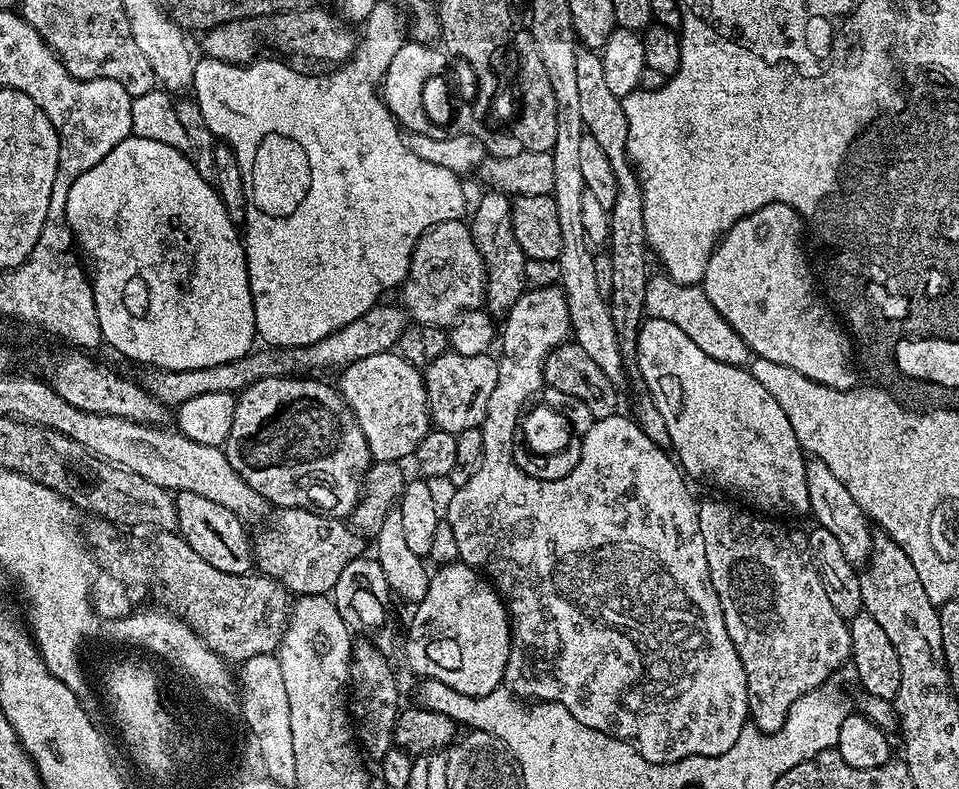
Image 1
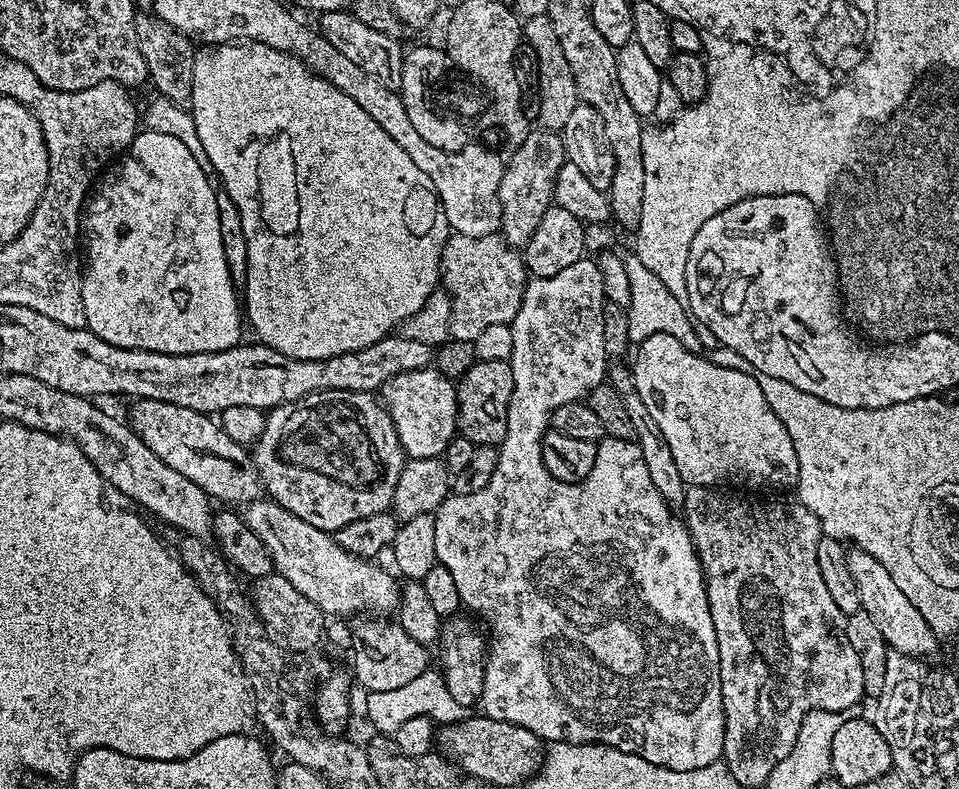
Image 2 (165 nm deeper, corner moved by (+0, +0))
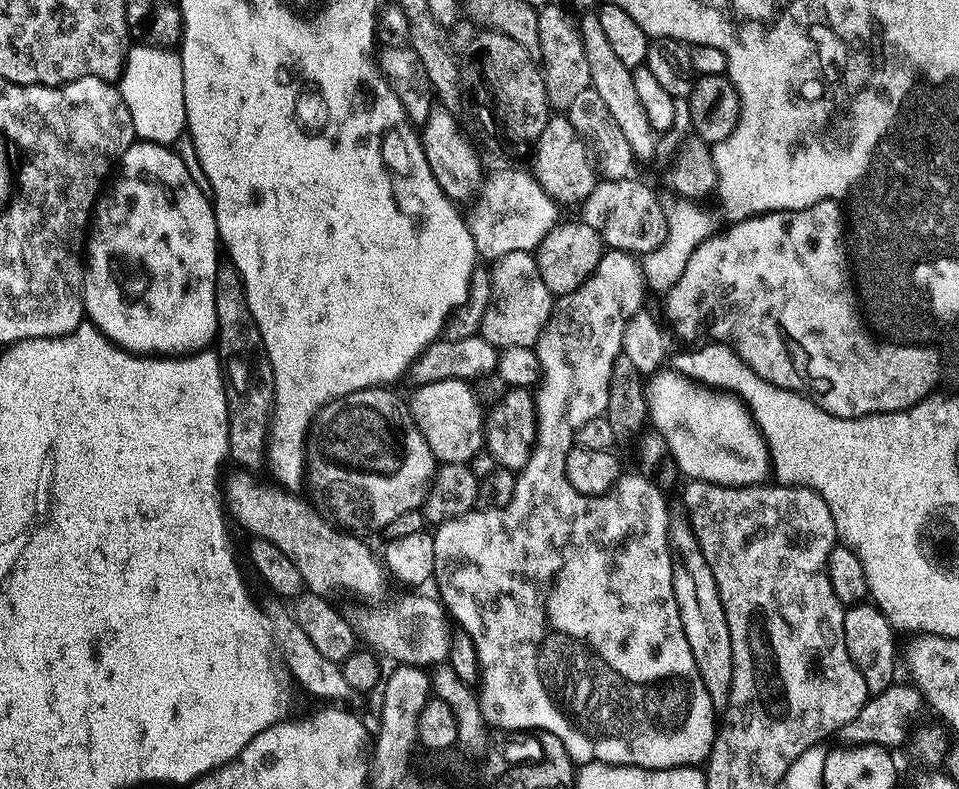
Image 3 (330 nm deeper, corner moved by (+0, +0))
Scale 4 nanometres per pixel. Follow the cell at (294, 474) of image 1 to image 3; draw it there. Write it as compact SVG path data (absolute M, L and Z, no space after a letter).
M387 387L363 388L361 392L351 392L342 398L332 400L326 406L322 406L319 412L313 416L308 427L306 439L304 441L303 459L306 461L306 480L308 476L308 492L311 503L321 516L327 518L337 529L348 534L365 534L364 532L379 533L394 518L401 517L406 511L419 509L424 502L424 495L428 493L428 486L432 483L433 475L438 467L438 461L433 456L430 446L426 446L426 438L418 430L418 426L412 421L411 414L408 413L408 405L403 399L399 400Z

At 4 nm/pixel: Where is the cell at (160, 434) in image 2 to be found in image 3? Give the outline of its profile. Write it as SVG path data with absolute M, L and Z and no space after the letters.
M236 470L236 473L229 478L228 481L223 481L222 484L222 500L226 505L226 512L229 517L232 516L249 532L249 537L259 538L265 540L266 542L274 542L274 546L278 546L278 550L282 550L282 554L286 554L286 558L290 558L290 562L294 562L294 566L298 566L300 571L301 578L304 579L305 589L309 592L319 592L321 594L330 594L335 588L345 588L348 592L357 592L360 596L376 596L384 588L384 576L386 577L386 568L383 563L378 559L377 553L376 556L363 544L361 537L356 534L345 534L343 531L337 530L325 517L321 516L319 512L316 511L315 507L307 499L299 500L296 496L291 496L288 492L283 492L280 488L275 488L272 484L263 484L260 480L255 480L253 473L248 470Z

